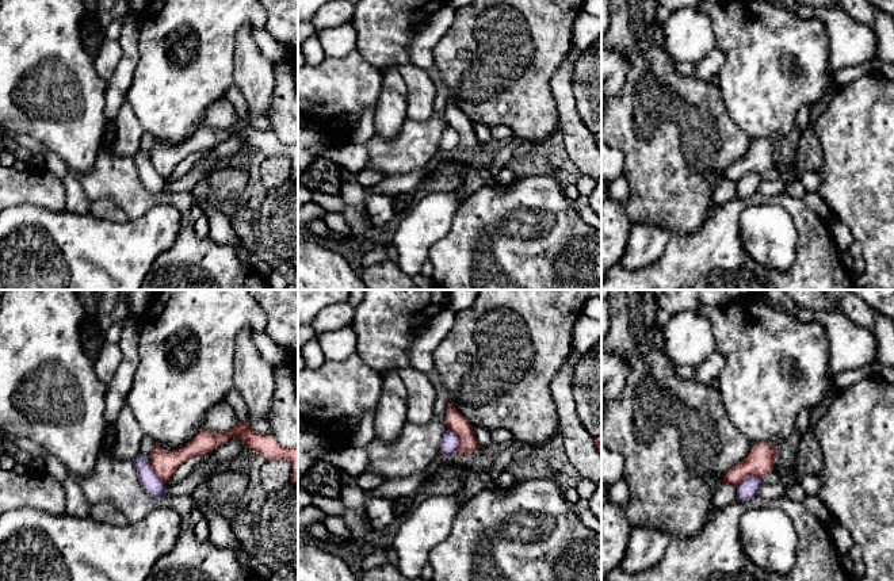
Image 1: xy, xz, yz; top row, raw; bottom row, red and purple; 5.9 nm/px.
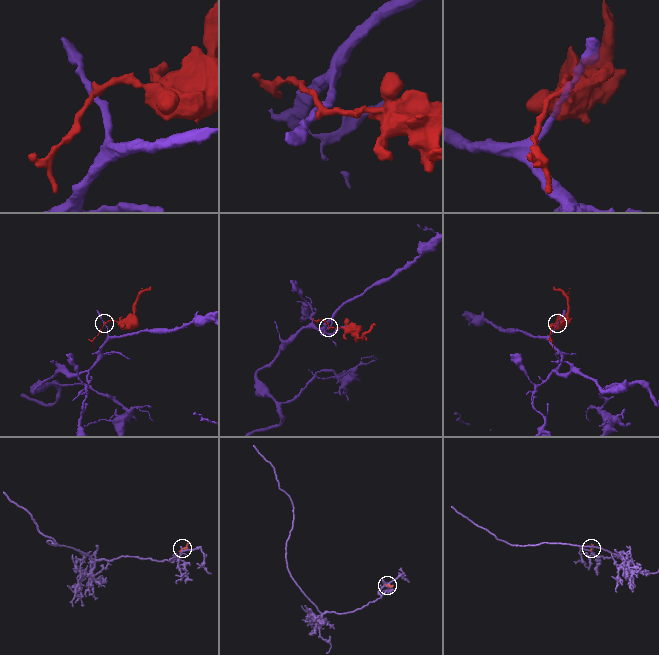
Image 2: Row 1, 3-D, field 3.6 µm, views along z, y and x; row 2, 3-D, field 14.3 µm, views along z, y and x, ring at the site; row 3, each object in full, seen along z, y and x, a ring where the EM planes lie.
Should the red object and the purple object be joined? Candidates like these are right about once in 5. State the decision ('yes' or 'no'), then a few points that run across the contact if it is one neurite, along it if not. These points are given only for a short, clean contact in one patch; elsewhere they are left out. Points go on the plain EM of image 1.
no; line xz (449, 125), (458, 134), (455, 148)

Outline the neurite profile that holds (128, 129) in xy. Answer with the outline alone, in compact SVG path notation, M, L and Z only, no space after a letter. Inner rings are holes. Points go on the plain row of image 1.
M126 99L114 122L115 138L110 145L107 145L107 150L114 156L133 158L140 150L144 129Z

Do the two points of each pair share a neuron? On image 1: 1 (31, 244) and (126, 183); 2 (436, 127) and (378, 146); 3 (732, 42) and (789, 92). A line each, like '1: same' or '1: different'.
1: different
2: same
3: same

